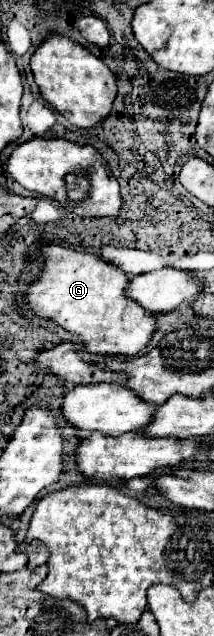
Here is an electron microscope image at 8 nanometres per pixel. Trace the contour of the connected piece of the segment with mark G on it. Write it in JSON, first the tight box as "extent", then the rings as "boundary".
{"extent":[24,244,156,356],"boundary":[[[56,244],[44,246],[40,254],[44,268],[24,292],[26,304],[38,318],[76,334],[90,354],[136,356],[148,344],[156,324],[154,316],[144,314],[144,308],[124,296],[130,278],[122,270],[104,262],[98,254],[76,252]]]}

